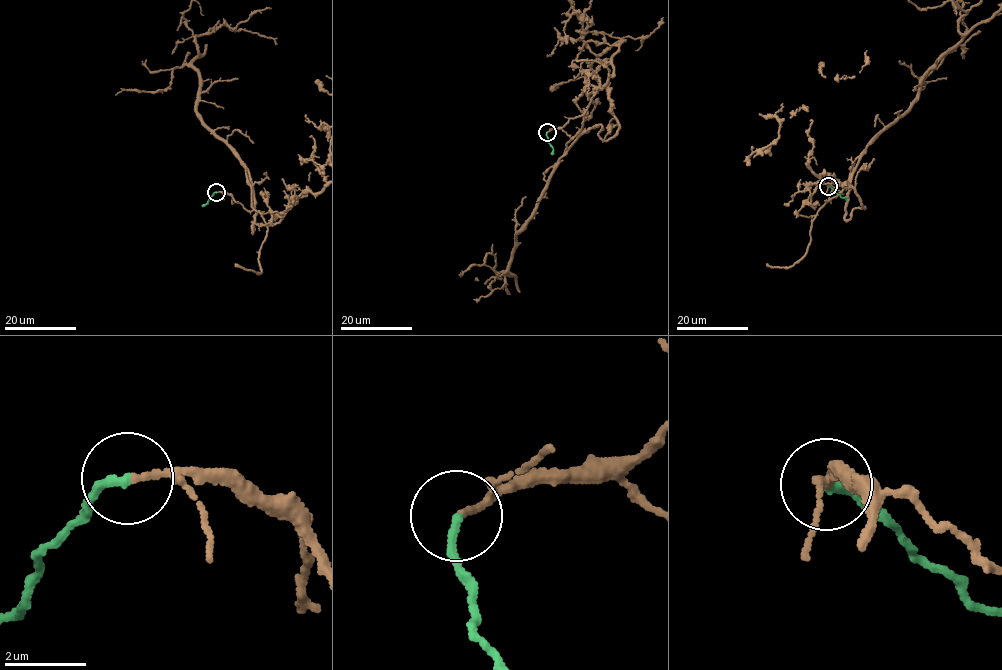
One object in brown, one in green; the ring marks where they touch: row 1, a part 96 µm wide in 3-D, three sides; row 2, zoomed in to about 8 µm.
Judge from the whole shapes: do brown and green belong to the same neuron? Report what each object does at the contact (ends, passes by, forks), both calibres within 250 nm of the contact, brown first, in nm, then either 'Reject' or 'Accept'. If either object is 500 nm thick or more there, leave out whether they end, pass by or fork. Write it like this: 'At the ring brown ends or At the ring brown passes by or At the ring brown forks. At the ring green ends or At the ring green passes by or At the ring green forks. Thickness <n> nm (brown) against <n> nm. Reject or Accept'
At the ring brown ends. At the ring green ends. Thickness 170 nm (brown) against 200 nm. Accept

